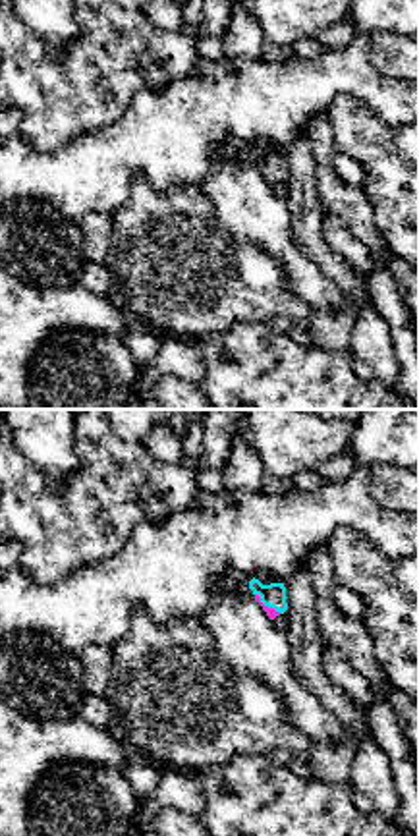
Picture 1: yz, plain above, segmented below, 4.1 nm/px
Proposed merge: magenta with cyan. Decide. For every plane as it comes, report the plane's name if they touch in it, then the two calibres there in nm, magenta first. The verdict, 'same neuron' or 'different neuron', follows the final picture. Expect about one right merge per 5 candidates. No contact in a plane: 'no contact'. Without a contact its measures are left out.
meets magenta in yz; 50 nm thick on the magenta side, 100 nm on the other

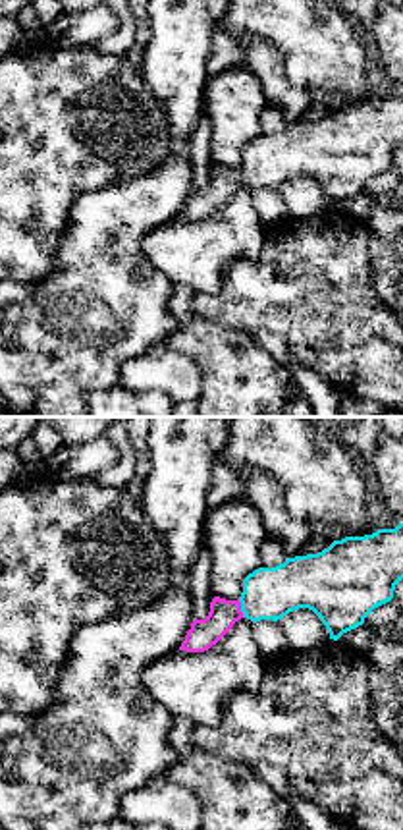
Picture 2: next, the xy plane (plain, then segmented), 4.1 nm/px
meets magenta in xy; 120 nm thick on the magenta side, 220 nm on the other

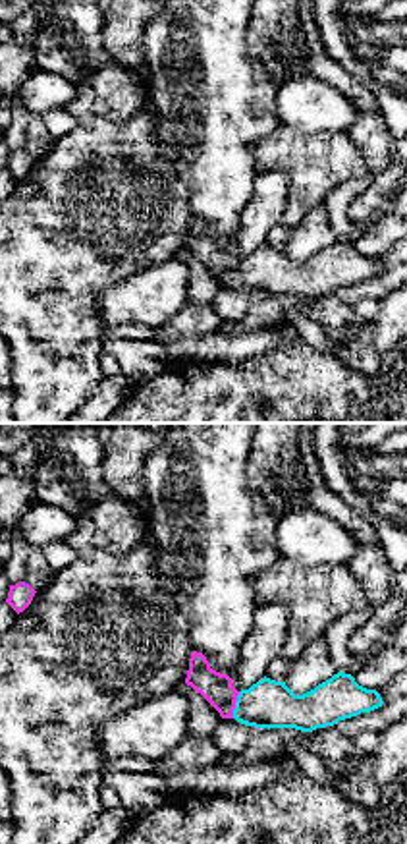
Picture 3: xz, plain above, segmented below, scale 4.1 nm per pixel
meets magenta in xz; 130 nm thick on the magenta side, 200 nm on the other

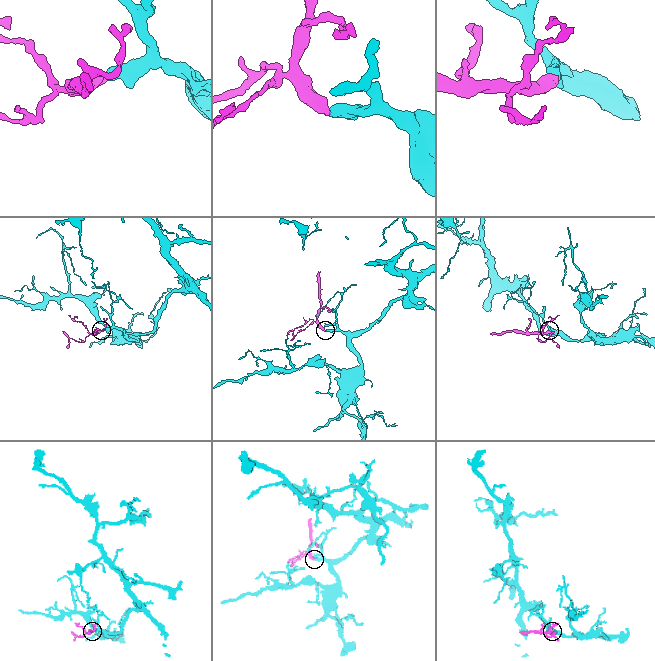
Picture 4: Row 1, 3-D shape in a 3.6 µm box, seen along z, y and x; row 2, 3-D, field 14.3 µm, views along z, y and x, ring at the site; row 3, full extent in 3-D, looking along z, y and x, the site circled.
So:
same neuron

